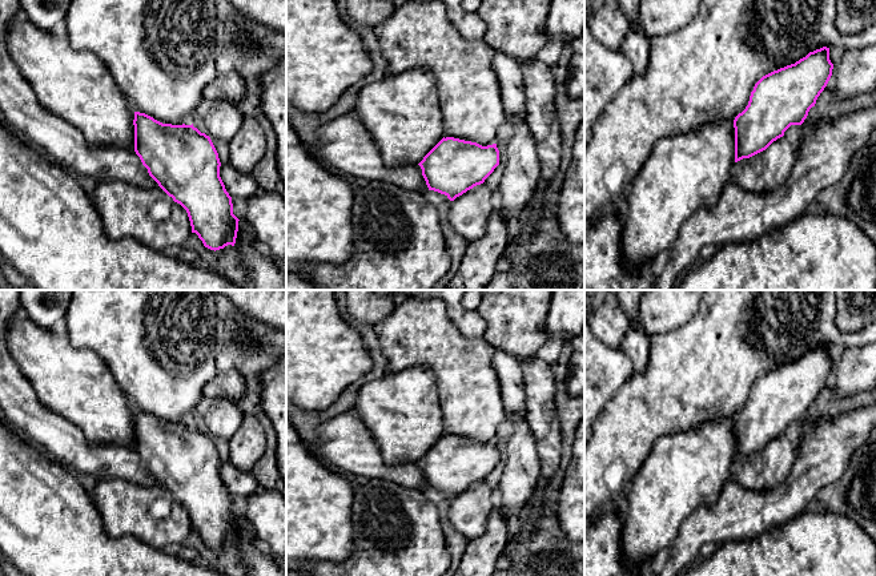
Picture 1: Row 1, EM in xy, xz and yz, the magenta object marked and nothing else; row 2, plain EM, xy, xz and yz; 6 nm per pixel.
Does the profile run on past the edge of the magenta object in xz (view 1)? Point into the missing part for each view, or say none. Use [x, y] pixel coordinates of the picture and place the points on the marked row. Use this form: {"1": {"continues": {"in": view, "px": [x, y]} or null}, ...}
{"1": {"continues": null}}

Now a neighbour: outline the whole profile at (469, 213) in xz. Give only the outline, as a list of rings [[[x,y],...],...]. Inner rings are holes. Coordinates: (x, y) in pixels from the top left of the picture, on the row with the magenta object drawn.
[[[477,185],[449,204],[447,221],[467,243],[485,235],[489,217],[498,208],[497,193]]]

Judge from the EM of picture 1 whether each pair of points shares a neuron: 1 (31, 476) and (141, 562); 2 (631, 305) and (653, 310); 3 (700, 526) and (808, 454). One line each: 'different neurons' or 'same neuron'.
1: same neuron
2: different neurons
3: same neuron

